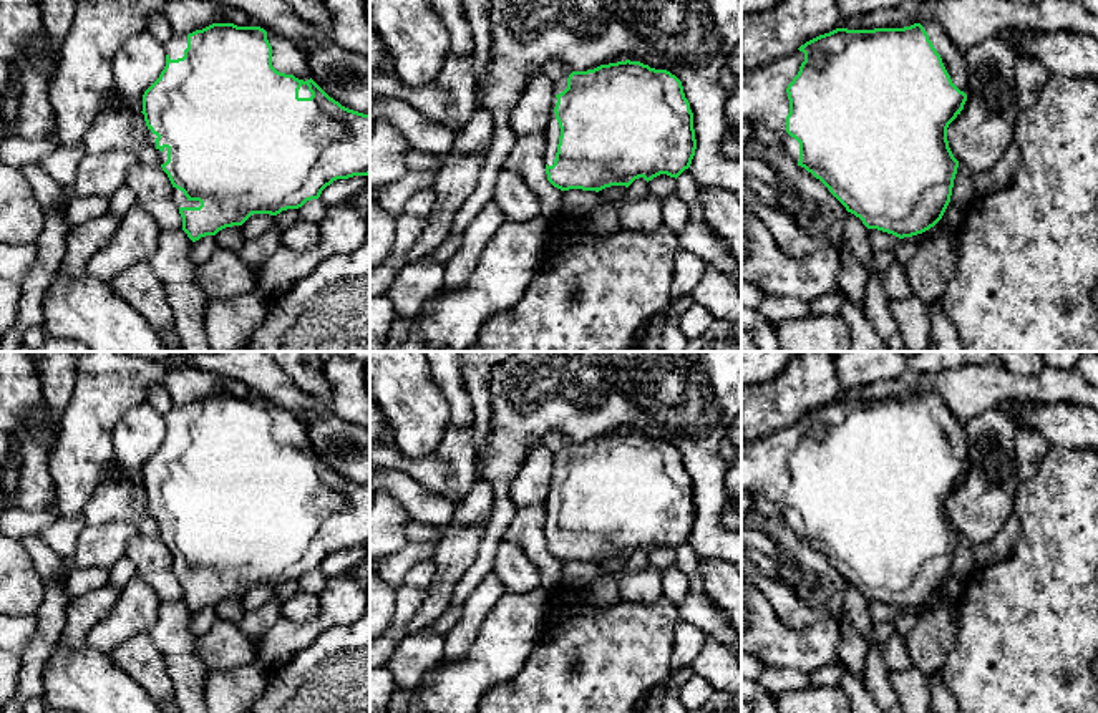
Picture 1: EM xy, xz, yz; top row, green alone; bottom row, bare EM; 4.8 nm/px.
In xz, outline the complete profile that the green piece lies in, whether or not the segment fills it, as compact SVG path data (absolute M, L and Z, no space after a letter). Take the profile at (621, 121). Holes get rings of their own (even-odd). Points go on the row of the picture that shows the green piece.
M625 60L587 71L564 71L562 78L554 83L554 91L552 109L544 131L546 174L554 187L599 192L610 186L629 187L639 177L647 182L660 174L677 179L690 167L697 149L693 113L682 81L670 71Z

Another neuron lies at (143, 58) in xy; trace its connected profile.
M149 30L131 36L113 58L118 95L138 114L143 111L144 91L159 78L166 66L164 45Z

